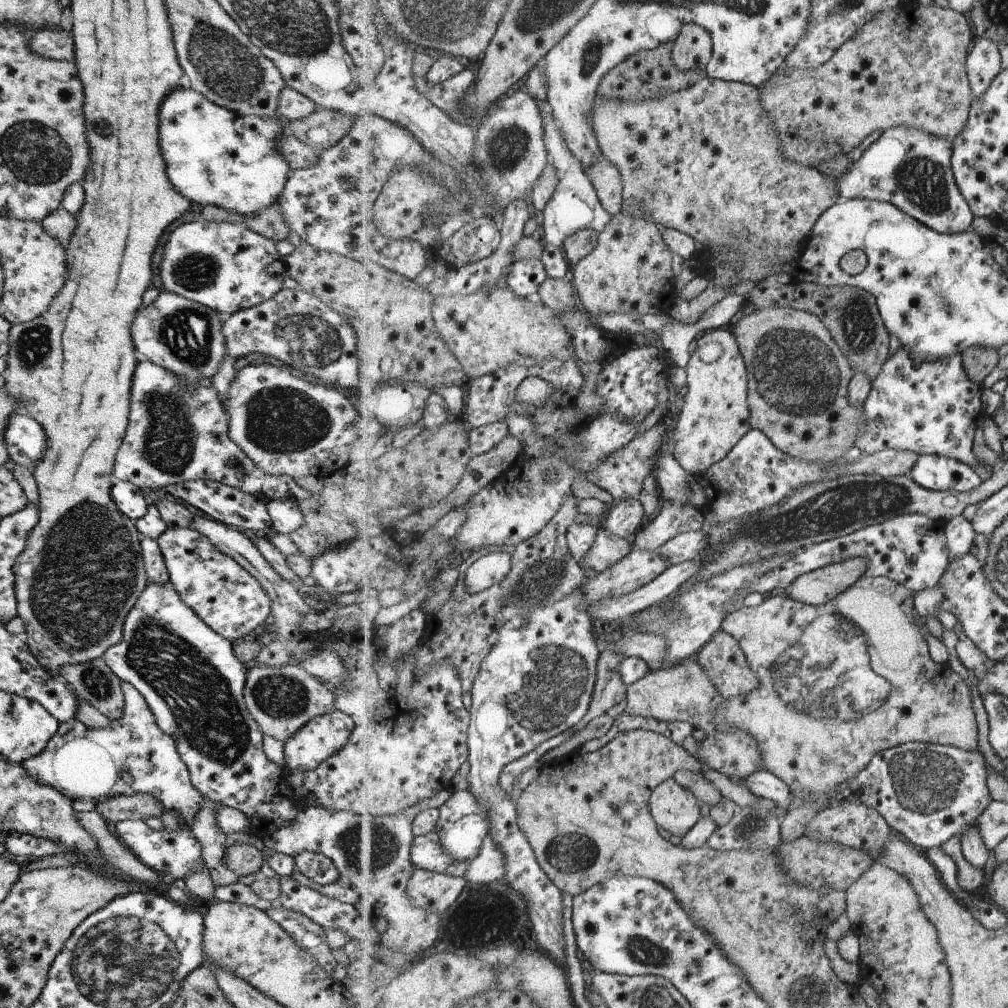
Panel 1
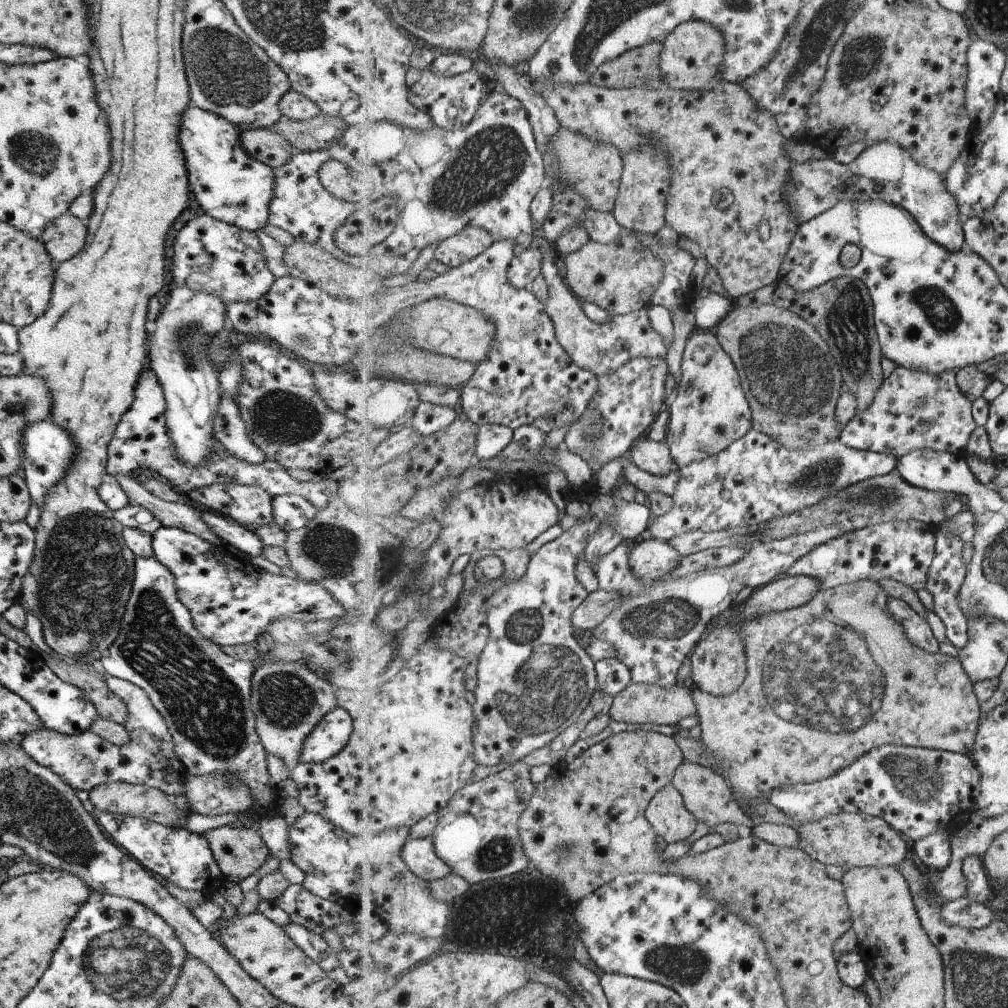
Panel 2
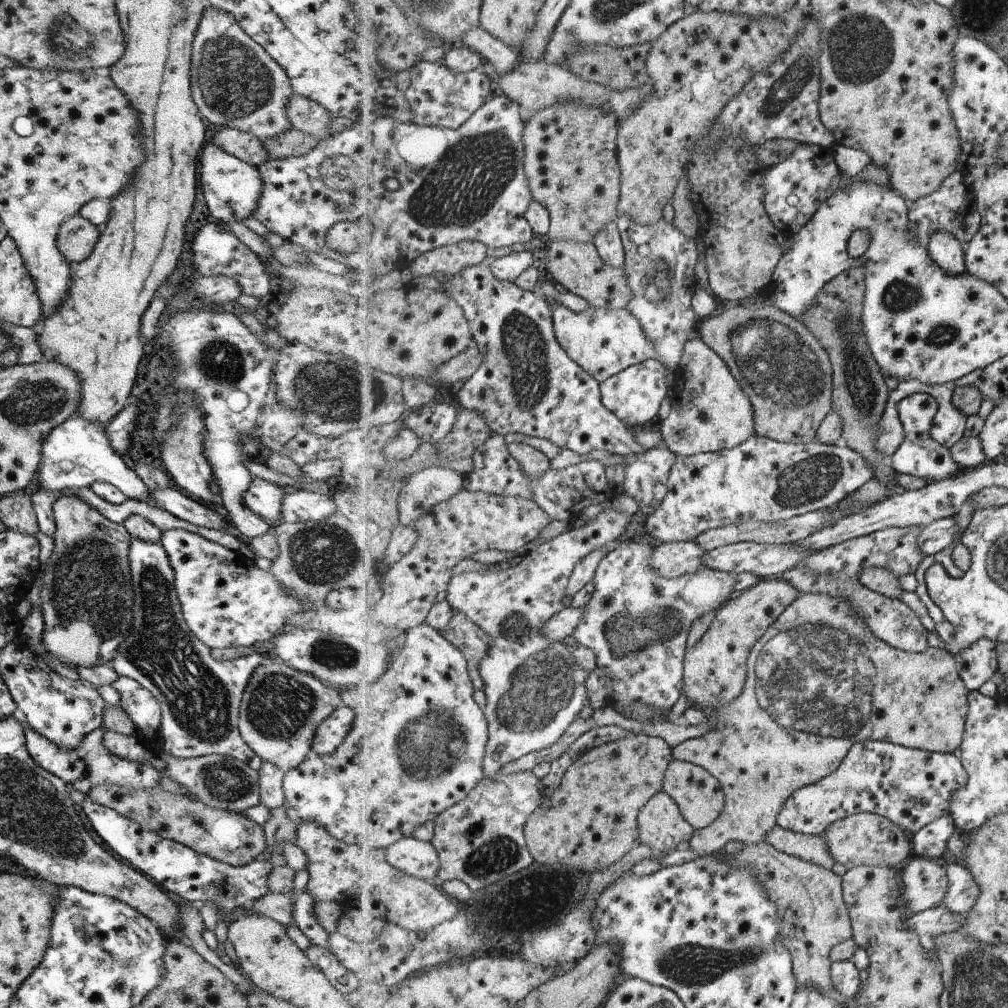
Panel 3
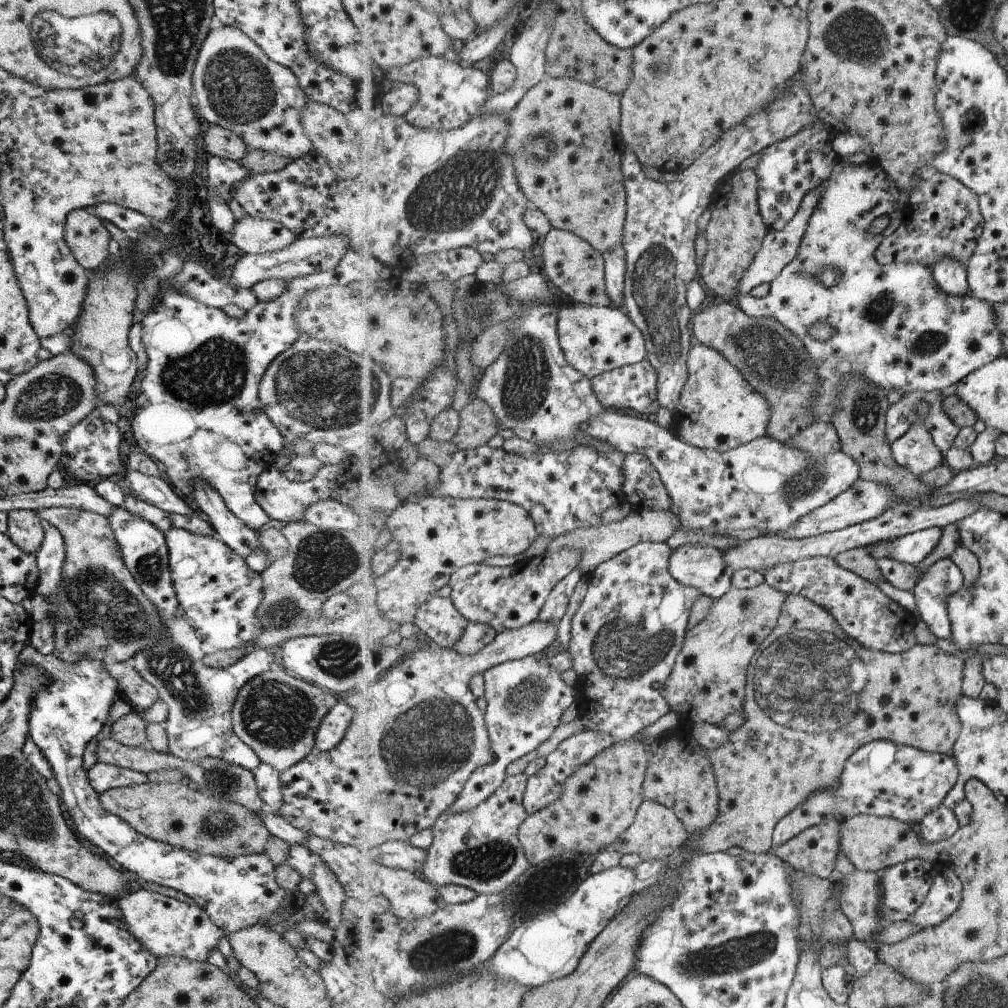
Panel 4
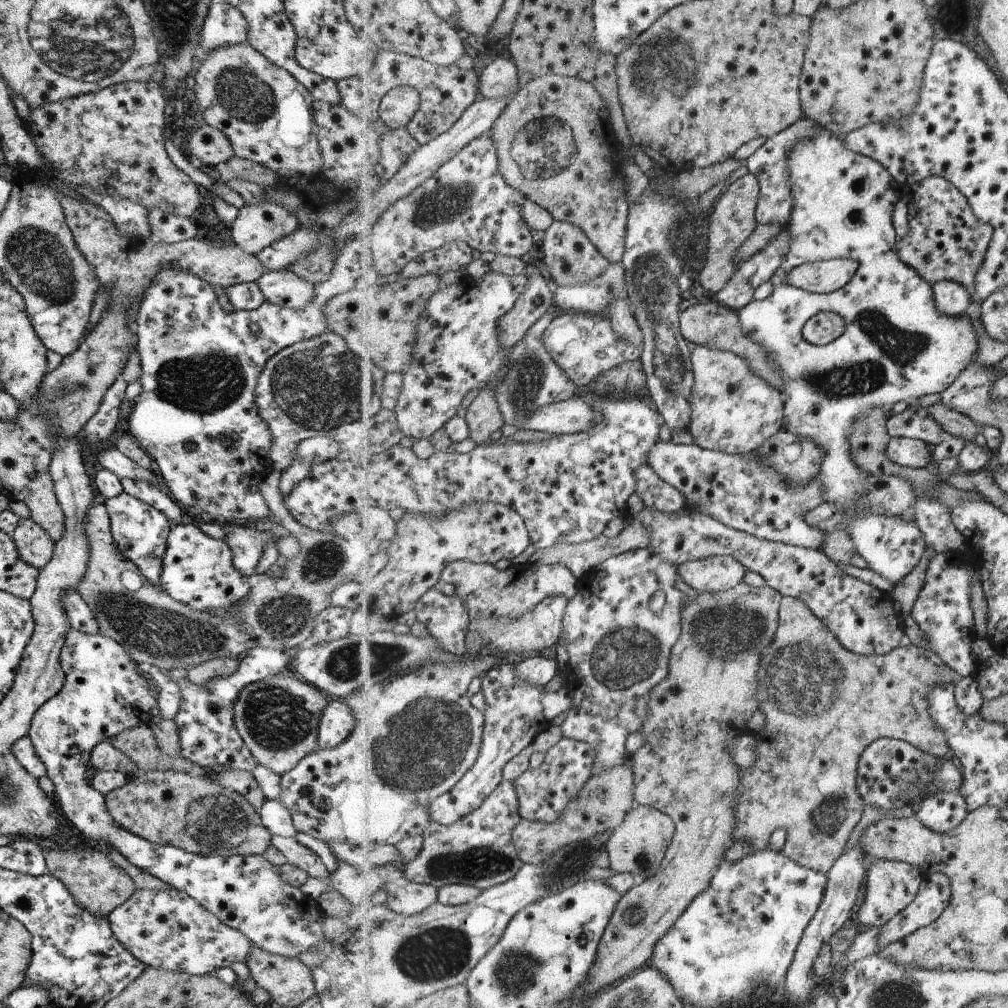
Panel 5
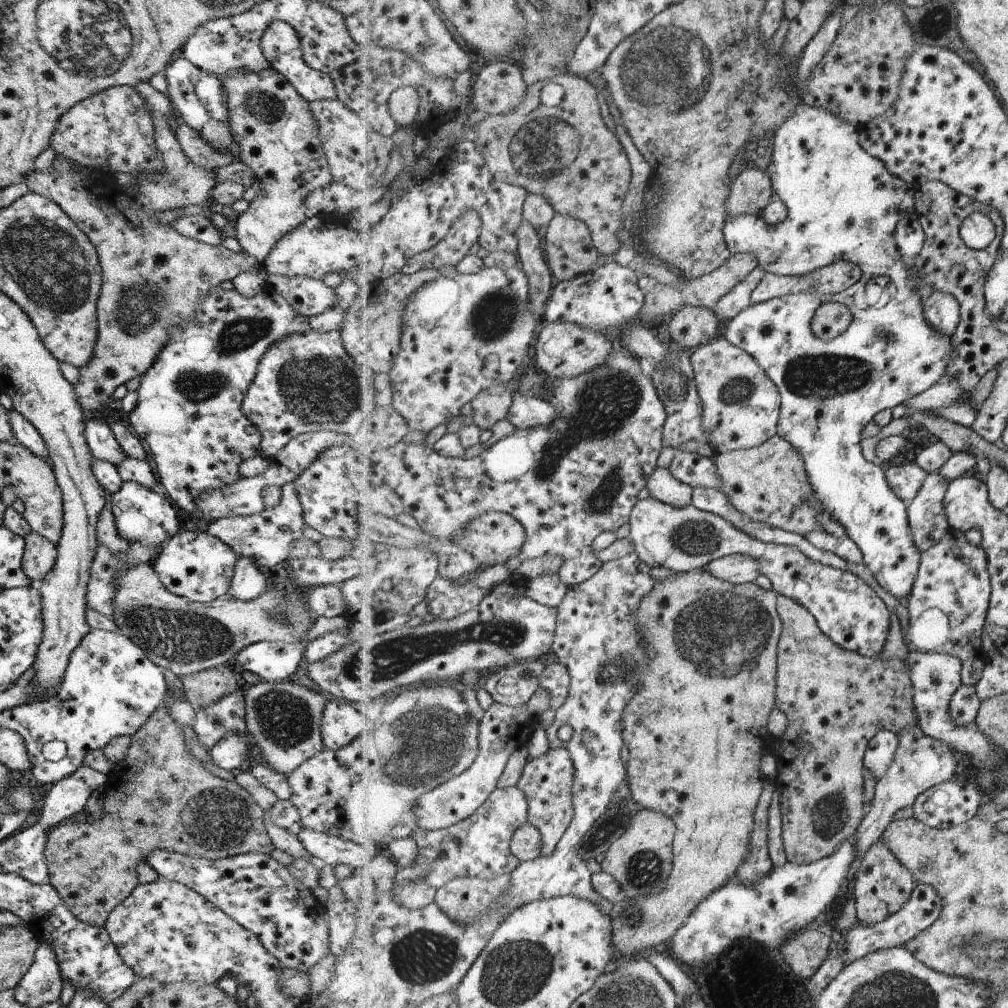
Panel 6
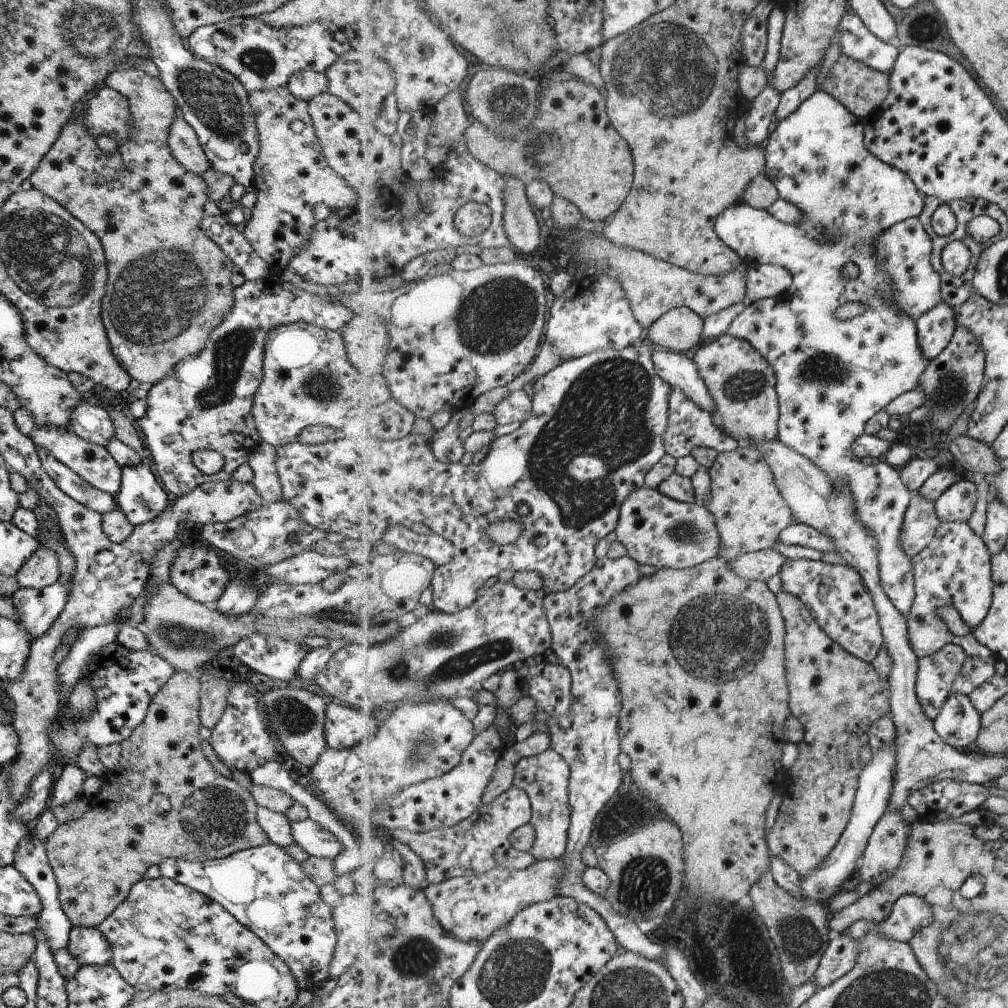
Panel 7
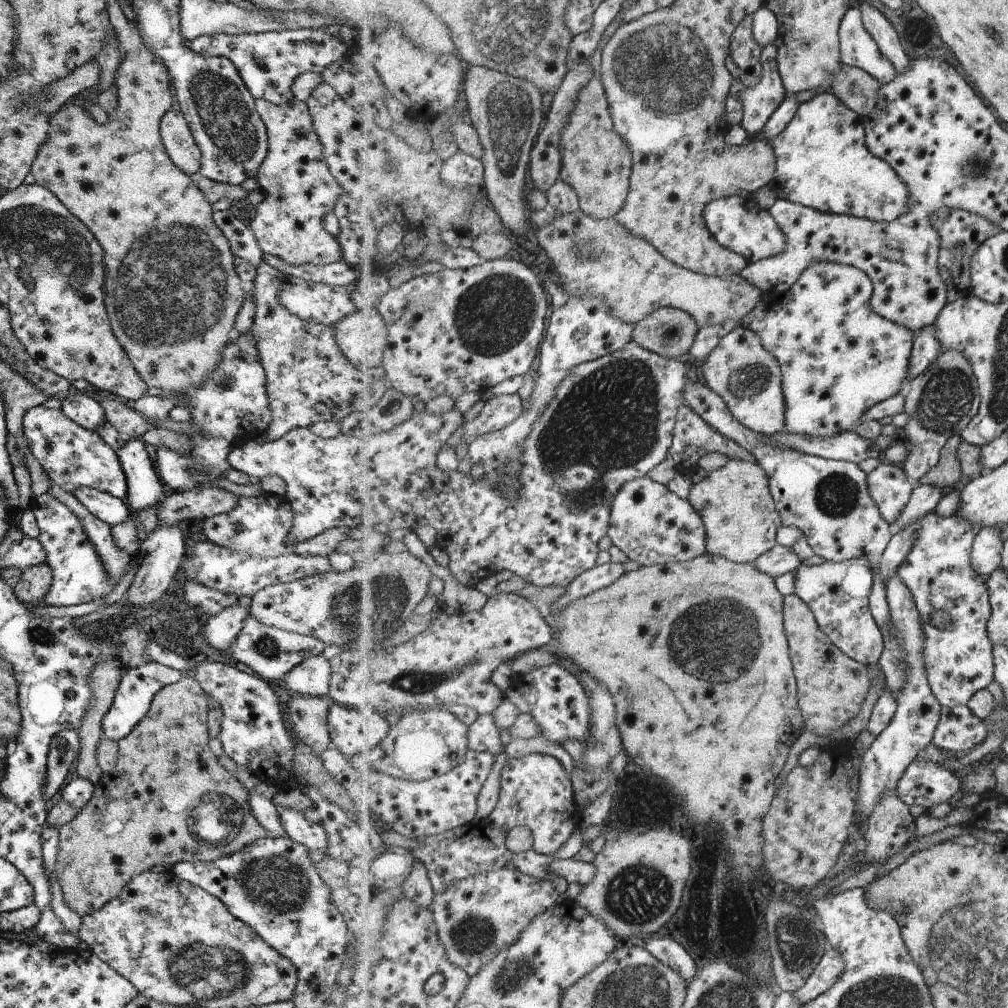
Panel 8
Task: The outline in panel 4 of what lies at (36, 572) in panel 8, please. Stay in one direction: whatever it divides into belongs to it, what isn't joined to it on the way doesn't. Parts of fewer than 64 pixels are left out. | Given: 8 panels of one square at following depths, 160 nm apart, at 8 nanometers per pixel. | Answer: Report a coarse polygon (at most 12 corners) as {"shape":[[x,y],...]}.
{"shape":[[35,511],[7,512],[6,534],[37,556],[45,536]]}

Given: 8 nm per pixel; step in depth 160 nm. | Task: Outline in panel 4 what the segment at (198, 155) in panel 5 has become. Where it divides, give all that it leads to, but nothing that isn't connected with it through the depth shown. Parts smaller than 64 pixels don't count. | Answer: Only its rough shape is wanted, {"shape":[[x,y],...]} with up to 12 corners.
{"shape":[[210,124],[202,137],[210,156],[239,161],[243,140]]}

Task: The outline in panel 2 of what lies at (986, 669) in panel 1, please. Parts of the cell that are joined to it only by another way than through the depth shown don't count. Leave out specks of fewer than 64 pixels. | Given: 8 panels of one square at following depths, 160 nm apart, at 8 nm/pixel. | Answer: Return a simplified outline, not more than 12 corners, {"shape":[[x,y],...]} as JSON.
{"shape":[[937,528],[926,589],[951,644],[969,644],[960,607],[968,574],[965,541]]}

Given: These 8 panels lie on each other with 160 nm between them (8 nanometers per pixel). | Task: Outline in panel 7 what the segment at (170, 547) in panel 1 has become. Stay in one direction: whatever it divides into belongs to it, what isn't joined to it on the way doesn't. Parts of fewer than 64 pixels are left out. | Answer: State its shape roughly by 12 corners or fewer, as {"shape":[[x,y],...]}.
{"shape":[[182,544],[168,582],[207,604],[229,582],[213,547]]}

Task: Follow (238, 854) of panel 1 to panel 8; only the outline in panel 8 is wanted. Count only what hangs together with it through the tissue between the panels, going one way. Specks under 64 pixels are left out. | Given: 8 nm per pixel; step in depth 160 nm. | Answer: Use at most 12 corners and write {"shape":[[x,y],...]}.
{"shape":[[193,673],[161,687],[58,828],[80,918],[156,864],[266,836],[207,747]]}

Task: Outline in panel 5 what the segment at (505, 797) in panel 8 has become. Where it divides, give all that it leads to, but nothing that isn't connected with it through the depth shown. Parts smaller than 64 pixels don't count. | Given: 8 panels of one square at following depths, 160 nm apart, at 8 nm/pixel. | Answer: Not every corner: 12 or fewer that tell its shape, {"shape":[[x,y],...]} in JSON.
{"shape":[[564,738],[515,782],[521,818],[561,821],[597,752]]}

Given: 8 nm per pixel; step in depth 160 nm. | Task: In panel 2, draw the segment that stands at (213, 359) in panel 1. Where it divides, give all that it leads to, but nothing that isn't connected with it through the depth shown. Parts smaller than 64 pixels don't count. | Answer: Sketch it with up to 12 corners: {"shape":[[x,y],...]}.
{"shape":[[167,291],[147,334],[165,428],[187,468],[217,454],[217,368],[227,305]]}

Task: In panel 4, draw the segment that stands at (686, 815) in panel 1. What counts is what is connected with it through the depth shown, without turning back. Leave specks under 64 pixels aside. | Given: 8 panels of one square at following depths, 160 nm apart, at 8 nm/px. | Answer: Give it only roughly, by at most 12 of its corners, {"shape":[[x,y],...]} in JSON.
{"shape":[[645,800],[613,850],[645,861],[677,853],[689,832],[671,808]]}

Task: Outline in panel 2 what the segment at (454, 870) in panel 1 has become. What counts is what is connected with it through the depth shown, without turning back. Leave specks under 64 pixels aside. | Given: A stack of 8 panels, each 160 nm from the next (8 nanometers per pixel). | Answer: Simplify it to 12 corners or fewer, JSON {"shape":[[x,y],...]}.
{"shape":[[409,837],[401,858],[429,883],[453,873],[432,838]]}

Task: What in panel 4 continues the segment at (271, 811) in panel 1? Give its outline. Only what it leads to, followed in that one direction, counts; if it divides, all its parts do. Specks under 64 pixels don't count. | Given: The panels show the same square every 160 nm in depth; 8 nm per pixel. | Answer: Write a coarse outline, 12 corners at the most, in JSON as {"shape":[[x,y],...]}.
{"shape":[[122,507],[107,522],[163,626],[127,662],[167,706],[168,752],[260,762],[233,733],[237,692],[270,650],[201,664],[163,532]]}

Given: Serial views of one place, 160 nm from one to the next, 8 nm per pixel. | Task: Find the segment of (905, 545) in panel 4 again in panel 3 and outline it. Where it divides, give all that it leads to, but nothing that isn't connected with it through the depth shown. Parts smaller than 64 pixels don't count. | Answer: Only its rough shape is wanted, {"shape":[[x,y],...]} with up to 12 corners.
{"shape":[[948,517],[923,527],[917,542],[935,556],[959,538],[957,520]]}

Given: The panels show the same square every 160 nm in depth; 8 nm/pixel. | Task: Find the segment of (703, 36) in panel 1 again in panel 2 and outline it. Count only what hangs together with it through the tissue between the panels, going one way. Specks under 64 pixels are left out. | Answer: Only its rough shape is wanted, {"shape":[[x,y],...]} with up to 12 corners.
{"shape":[[705,20],[663,44],[668,89],[709,92],[723,82],[727,42]]}

